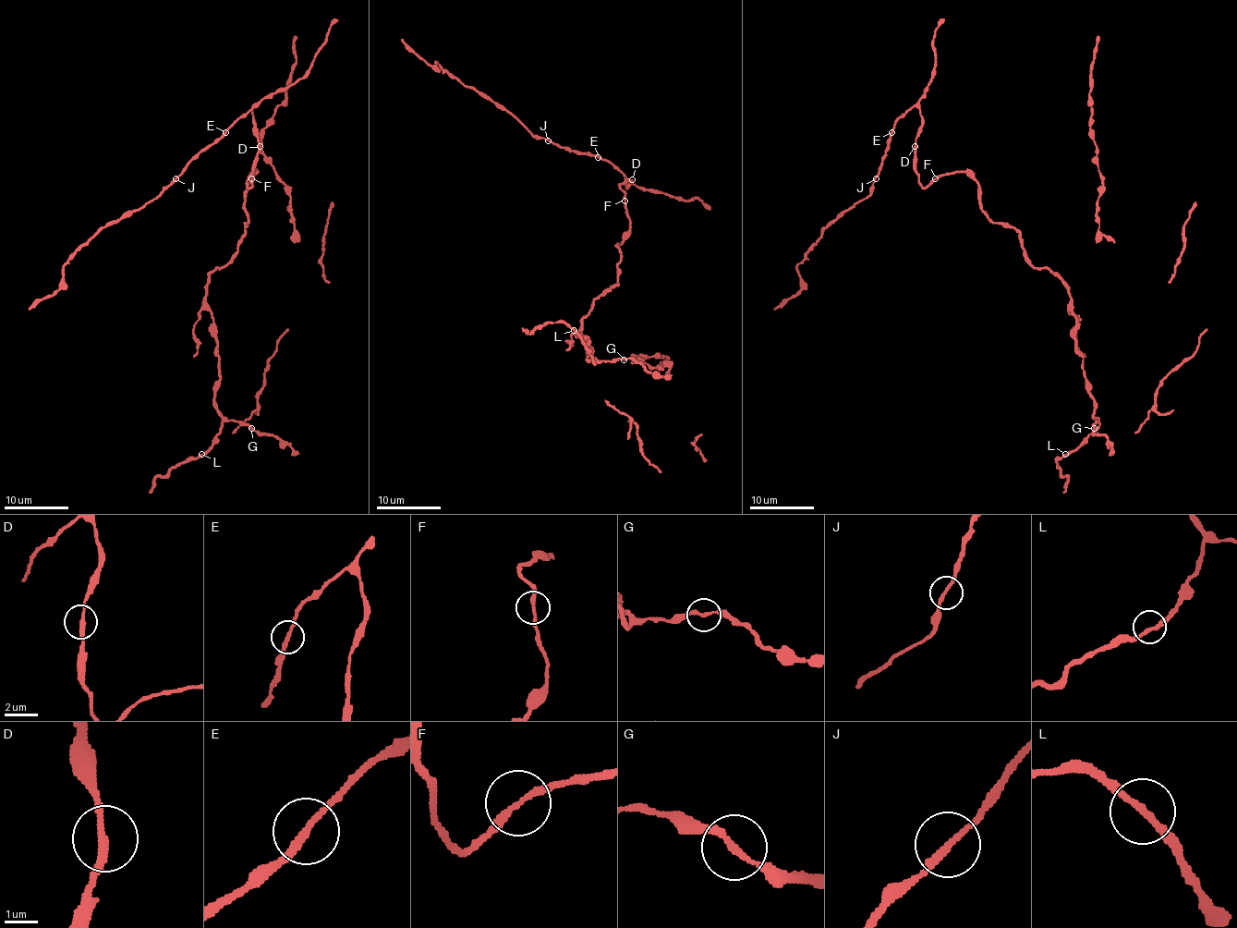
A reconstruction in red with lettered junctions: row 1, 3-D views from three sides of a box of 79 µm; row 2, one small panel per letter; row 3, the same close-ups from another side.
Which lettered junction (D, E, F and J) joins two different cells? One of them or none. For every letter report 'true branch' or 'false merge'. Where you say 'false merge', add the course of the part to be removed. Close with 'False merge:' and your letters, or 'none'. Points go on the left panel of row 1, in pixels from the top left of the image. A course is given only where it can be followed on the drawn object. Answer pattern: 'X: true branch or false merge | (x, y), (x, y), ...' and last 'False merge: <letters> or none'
D: true branch
E: true branch
F: true branch
J: true branch
False merge: none

